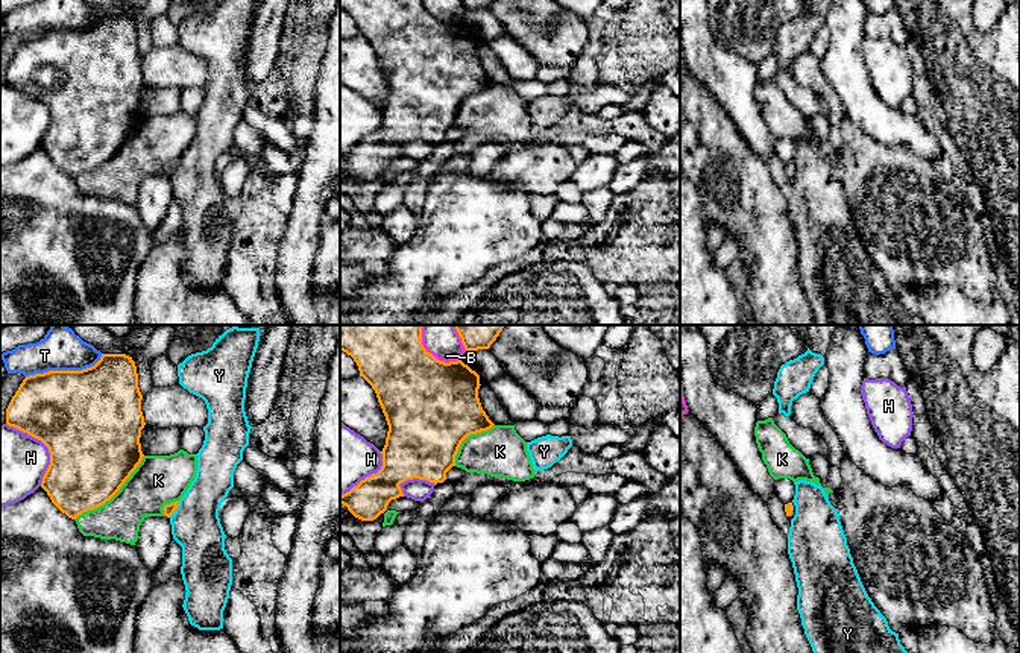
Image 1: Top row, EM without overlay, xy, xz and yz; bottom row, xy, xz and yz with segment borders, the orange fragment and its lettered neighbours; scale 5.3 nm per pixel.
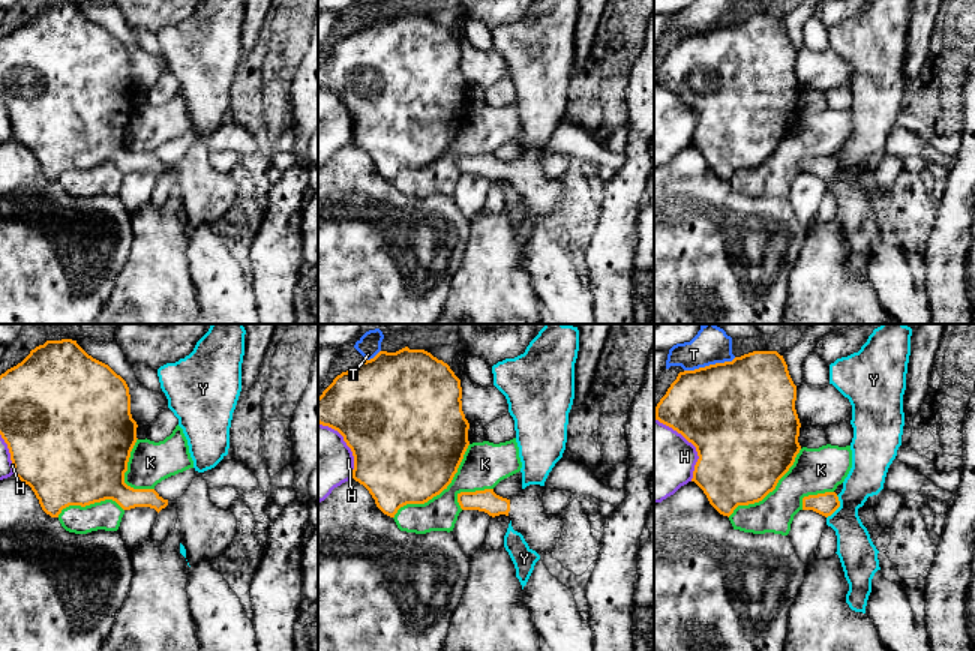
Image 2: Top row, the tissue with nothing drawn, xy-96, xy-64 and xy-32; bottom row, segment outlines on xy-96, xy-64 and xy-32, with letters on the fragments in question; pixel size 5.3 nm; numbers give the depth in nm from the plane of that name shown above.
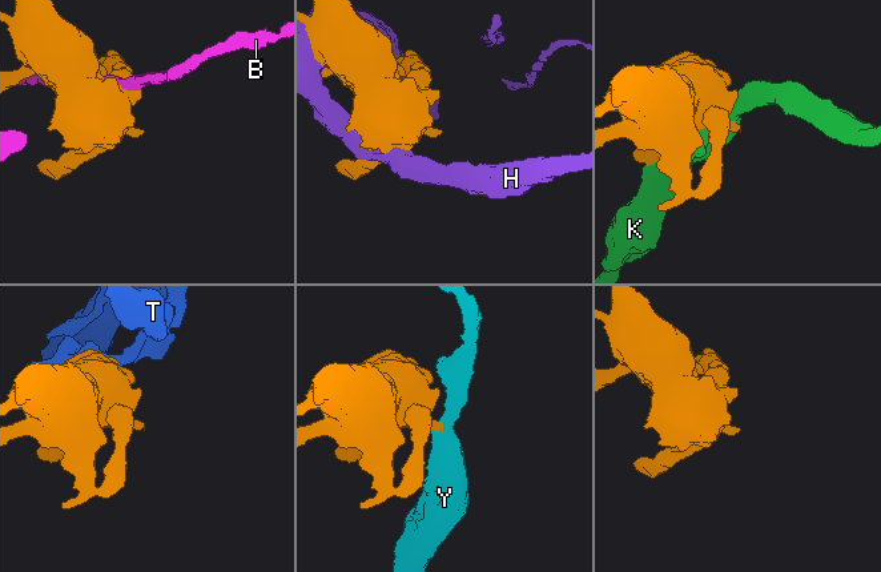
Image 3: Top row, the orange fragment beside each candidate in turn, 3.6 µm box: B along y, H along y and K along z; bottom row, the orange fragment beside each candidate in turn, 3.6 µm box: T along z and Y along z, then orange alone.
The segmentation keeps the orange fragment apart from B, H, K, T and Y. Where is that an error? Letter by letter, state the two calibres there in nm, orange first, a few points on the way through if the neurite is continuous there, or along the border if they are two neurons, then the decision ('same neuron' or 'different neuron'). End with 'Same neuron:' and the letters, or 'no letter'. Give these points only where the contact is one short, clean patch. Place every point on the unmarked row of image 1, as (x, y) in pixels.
B: 500 nm thick on the orange side, 120 nm on the other; different neuron
H: 500 nm thick on the orange side, 400 nm on the other; different neuron
K: 460 nm thick on the orange side, 260 nm on the other; different neuron
T: 480 nm thick on the orange side, 170 nm on the other; different neuron
Y: 60 nm thick on the orange side, 260 nm on the other; border along xy (179, 161), (169, 176); different neuron
Same neuron: no letter

